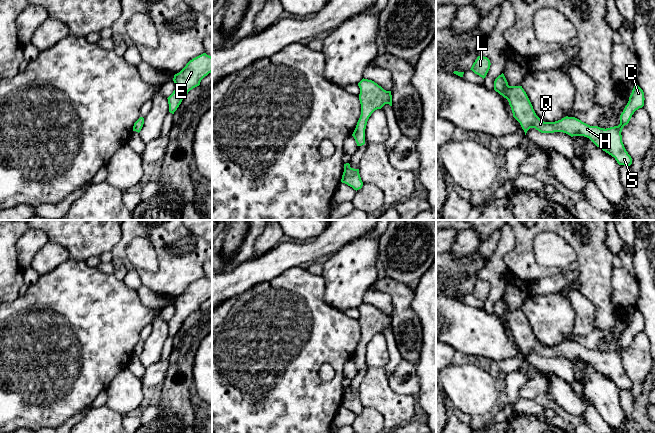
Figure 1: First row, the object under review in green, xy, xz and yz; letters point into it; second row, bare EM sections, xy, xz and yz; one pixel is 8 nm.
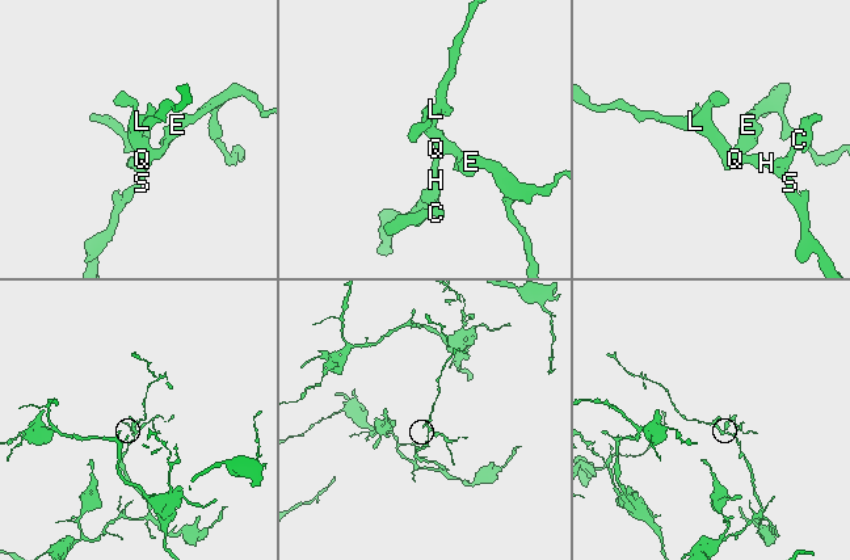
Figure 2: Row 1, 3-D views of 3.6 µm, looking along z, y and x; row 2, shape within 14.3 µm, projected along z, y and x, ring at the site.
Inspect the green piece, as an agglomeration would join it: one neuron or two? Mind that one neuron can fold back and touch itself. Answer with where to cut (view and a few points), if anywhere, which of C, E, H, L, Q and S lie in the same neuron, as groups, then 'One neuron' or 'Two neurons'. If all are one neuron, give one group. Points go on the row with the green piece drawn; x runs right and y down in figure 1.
No split. Groups: C E H L Q S. One neuron

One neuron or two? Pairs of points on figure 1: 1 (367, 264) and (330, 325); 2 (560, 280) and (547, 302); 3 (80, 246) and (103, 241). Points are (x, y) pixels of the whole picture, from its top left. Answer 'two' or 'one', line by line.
1: two
2: two
3: one

